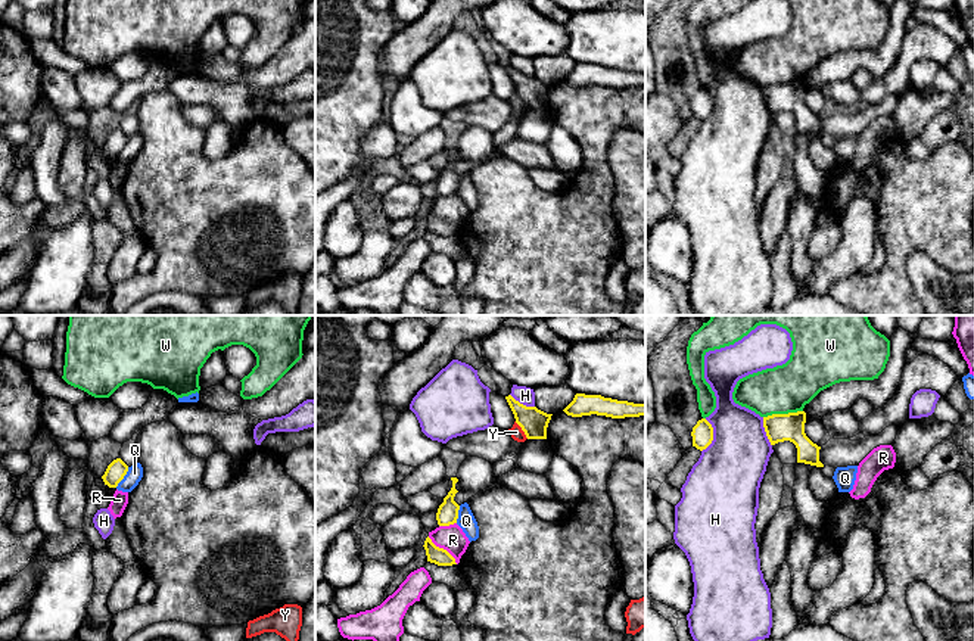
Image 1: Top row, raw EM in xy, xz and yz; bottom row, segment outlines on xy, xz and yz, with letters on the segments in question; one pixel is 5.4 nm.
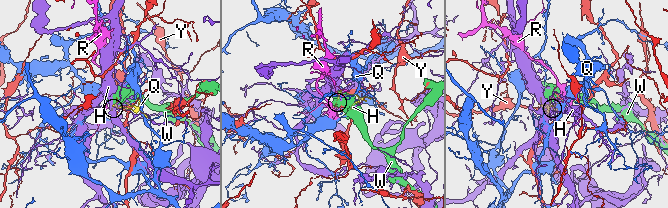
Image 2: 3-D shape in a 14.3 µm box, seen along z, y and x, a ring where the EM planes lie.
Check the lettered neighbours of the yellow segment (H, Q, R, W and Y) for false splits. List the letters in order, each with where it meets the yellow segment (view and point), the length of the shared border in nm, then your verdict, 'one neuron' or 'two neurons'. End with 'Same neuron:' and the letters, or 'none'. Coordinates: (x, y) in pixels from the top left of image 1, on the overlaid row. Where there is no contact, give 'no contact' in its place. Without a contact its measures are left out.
H: yz (712, 435) | 190 nm | two neurons
Q: xy (123, 478) | 130 nm | two neurons
R: xz (442, 548) | 220 nm | two neurons
W: yz (783, 414) | 220 nm | two neurons
Y: xz (522, 429) | 120 nm | two neurons
Same neuron: none

